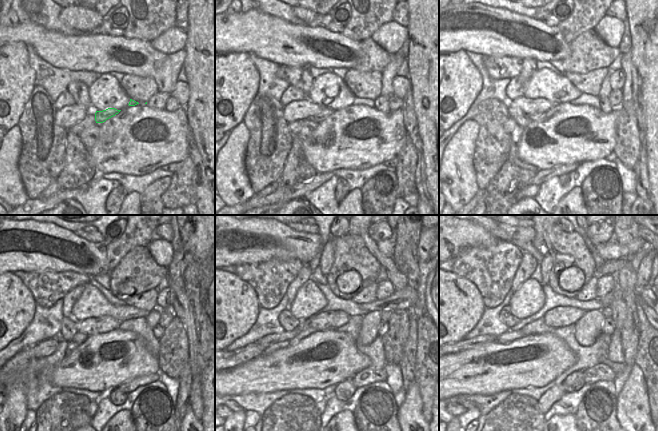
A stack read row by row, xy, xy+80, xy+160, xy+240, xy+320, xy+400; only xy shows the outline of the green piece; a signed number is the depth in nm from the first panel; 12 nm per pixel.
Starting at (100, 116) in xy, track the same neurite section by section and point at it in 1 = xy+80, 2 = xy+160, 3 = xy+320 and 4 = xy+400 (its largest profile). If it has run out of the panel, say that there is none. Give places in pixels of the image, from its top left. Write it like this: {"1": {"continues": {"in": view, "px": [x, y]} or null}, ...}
{"1": {"continues": {"in": "xy+80", "px": [325, 112]}}, "2": {"continues": {"in": "xy+160", "px": [541, 116]}}, "3": {"continues": {"in": "xy+320", "px": [270, 339]}}, "4": {"continues": {"in": "xy+400", "px": [464, 343]}}}

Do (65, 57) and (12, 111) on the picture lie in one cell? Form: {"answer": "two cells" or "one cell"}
{"answer": "two cells"}

